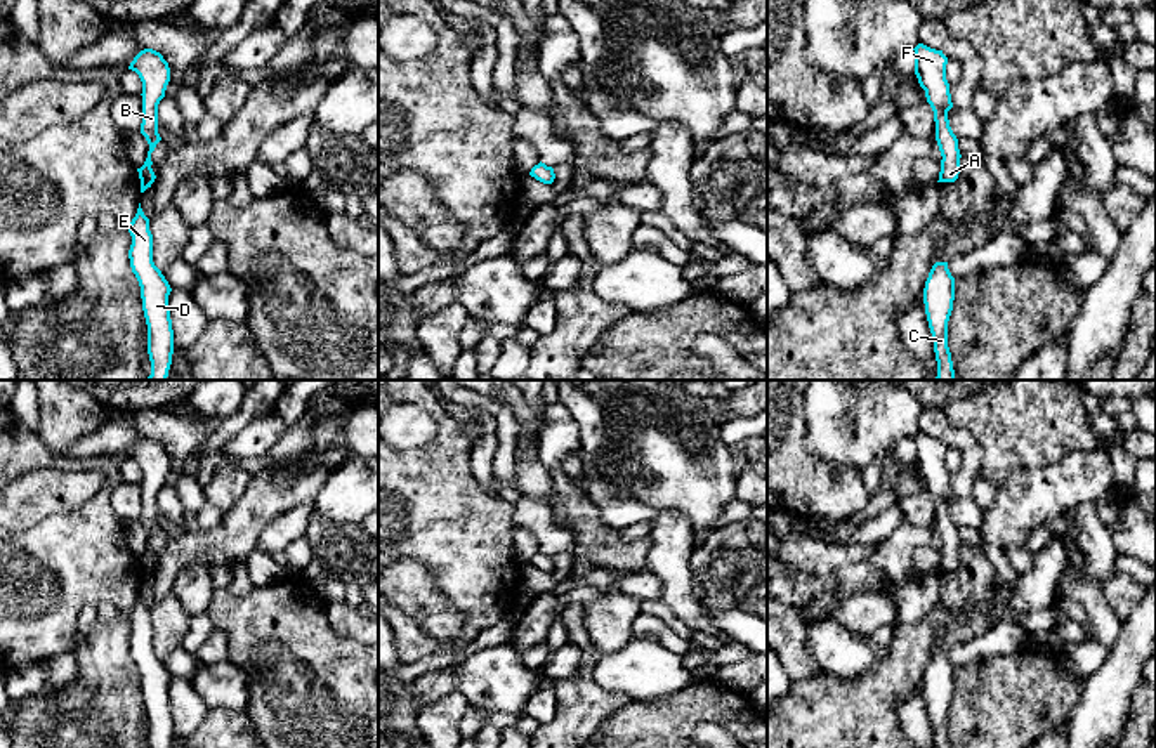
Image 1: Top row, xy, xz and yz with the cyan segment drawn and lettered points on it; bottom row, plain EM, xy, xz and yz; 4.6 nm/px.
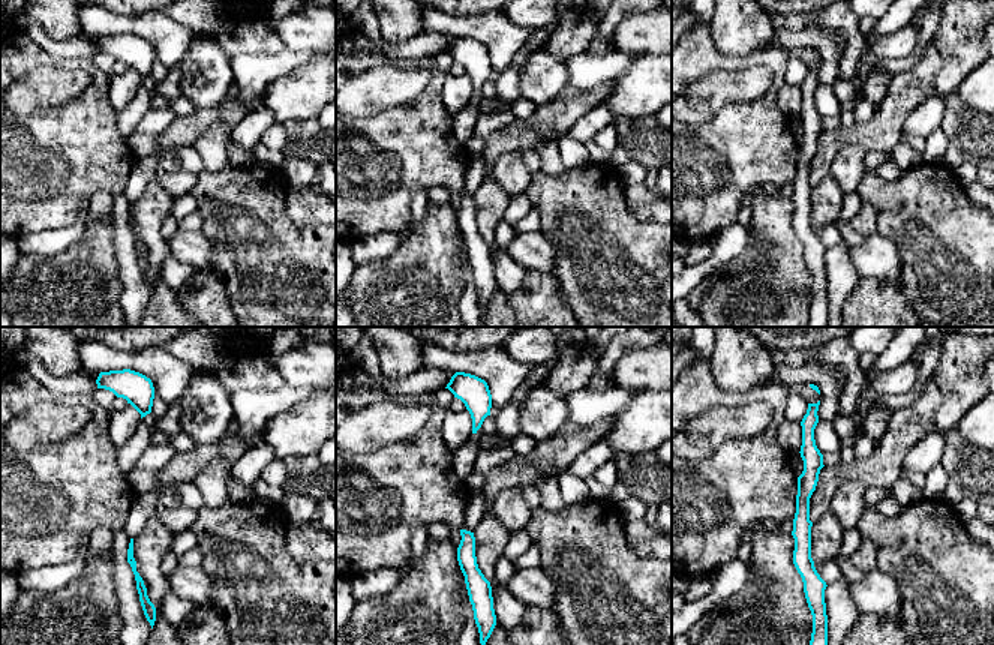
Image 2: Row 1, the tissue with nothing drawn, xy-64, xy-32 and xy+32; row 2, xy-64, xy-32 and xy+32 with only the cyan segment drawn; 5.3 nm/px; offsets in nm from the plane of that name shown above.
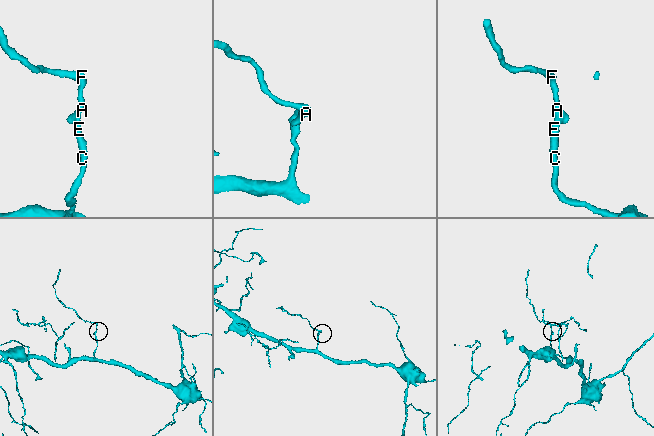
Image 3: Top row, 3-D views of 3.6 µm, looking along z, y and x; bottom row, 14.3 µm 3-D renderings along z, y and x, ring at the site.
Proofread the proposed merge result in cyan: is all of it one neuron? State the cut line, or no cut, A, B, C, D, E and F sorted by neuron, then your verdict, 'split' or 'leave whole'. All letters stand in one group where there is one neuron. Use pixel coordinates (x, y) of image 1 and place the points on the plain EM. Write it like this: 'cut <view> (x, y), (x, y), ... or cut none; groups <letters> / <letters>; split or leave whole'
cut none; groups A B C D E F; leave whole

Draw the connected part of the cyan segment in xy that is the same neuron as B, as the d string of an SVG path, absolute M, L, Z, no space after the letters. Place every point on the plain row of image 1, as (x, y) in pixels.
M144 437L134 446L128 458L135 460L142 470L141 522L146 526L149 540L144 554L137 557L137 561L141 568L141 581L144 581L156 568L151 557L151 541L161 529L158 522L158 493L165 486L165 479L170 470L170 456L160 441Z

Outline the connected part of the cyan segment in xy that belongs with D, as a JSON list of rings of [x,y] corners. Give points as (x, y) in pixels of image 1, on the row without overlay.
[[[141,592],[128,614],[128,621],[132,625],[128,647],[141,675],[149,748],[172,748],[174,718],[168,694],[172,677],[153,651],[153,623],[149,620],[149,607],[144,604]]]

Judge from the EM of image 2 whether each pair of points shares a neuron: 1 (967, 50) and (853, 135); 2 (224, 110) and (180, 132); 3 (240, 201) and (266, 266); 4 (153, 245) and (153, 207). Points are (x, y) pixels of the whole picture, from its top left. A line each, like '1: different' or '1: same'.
1: same
2: same
3: same
4: same

